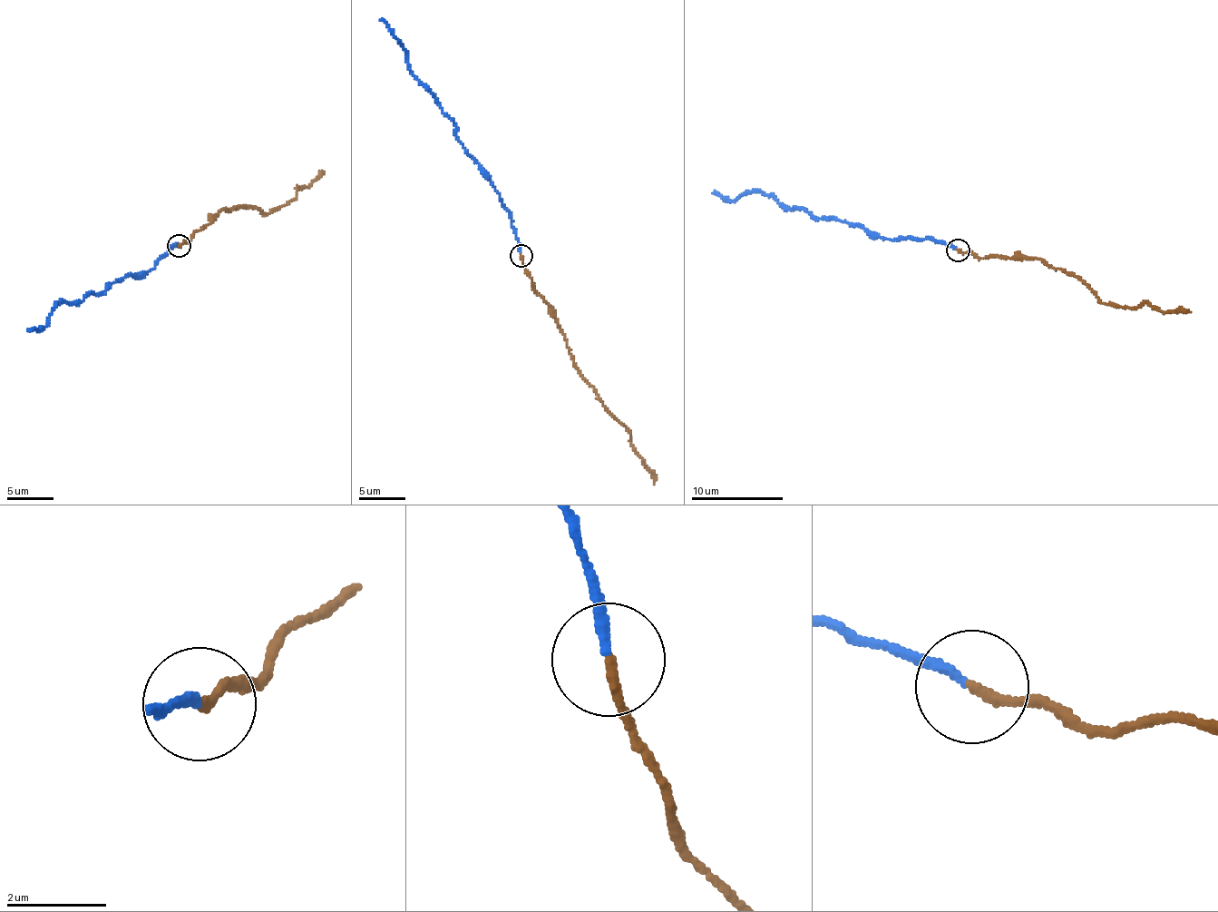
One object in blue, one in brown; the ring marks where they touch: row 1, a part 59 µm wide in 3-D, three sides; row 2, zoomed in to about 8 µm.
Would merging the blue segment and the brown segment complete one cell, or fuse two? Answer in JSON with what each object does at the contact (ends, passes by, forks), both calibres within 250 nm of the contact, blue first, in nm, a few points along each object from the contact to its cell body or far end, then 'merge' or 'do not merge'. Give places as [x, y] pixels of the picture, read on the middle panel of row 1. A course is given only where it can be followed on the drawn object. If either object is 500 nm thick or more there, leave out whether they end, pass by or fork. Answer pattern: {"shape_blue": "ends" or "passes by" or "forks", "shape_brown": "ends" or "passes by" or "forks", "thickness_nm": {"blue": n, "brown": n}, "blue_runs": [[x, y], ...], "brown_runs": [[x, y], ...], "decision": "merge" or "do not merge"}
{"shape_blue": "ends", "shape_brown": "ends", "thickness_nm": {"blue": 200, "brown": 180}, "blue_runs": [[521, 254], [511, 212], [456, 135], [456, 124], [419, 83], [408, 51], [380, 20]], "brown_runs": [[521, 256], [531, 286], [550, 308], [550, 316], [576, 367], [630, 434], [630, 445], [654, 484]], "decision": "do not merge"}

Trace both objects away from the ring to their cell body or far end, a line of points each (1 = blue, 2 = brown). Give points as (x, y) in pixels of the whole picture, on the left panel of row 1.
1: (178, 246), (172, 245), (142, 276), (121, 279), (108, 289), (69, 305), (57, 303), (44, 328), (27, 328)
2: (178, 245), (223, 208), (238, 205), (267, 214), (321, 171)

